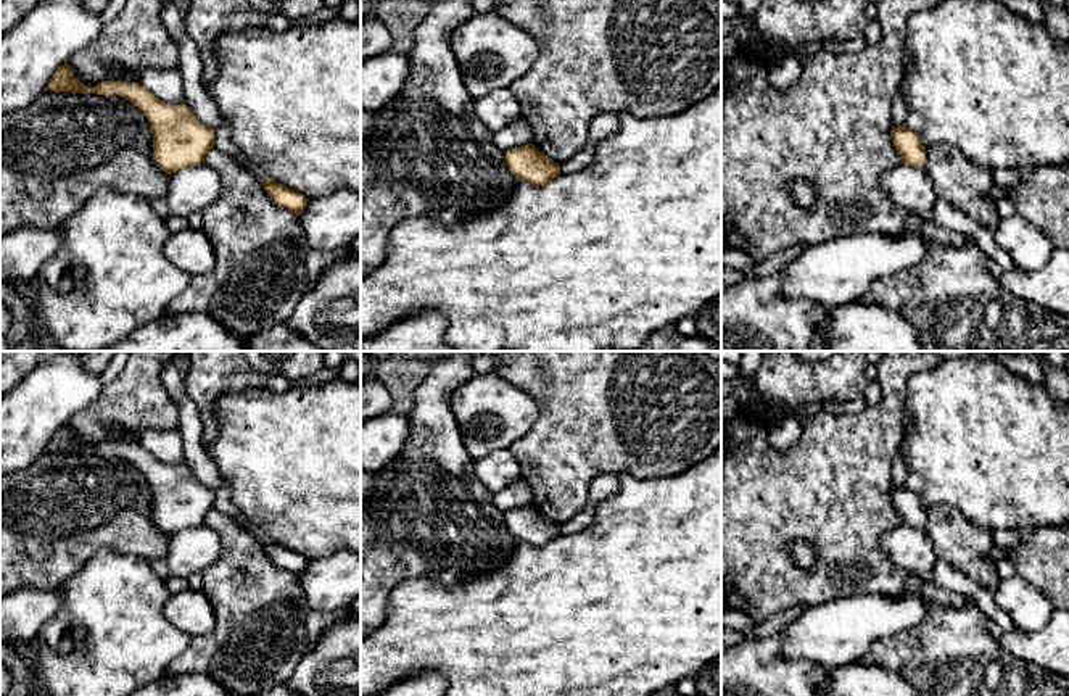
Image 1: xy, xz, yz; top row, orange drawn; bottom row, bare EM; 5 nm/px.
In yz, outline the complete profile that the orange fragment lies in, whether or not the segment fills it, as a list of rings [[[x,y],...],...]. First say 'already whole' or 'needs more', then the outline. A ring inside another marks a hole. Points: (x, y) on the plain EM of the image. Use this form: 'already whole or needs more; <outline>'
already whole; [[[902,485],[892,490],[890,498],[895,511],[902,517],[903,525],[911,528],[924,528],[926,509],[922,508],[916,493]]]

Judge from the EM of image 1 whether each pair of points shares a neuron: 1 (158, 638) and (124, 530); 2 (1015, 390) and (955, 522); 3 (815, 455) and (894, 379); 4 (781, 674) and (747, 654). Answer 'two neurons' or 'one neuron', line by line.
1: two neurons
2: two neurons
3: one neuron
4: one neuron

